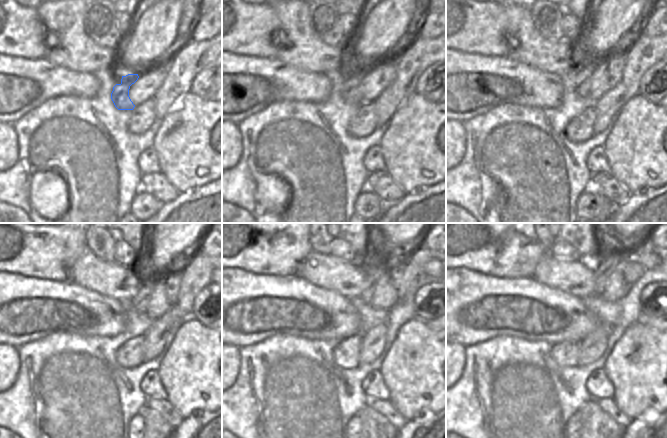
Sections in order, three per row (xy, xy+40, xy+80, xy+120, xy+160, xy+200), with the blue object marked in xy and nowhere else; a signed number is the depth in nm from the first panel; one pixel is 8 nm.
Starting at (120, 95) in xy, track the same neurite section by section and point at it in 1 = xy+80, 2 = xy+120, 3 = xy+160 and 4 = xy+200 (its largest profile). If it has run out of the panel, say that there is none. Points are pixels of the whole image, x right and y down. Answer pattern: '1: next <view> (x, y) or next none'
1: next xy+80 (582, 78)
2: next xy+120 (139, 301)
3: next xy+160 (385, 261)
4: next xy+200 (607, 264)

